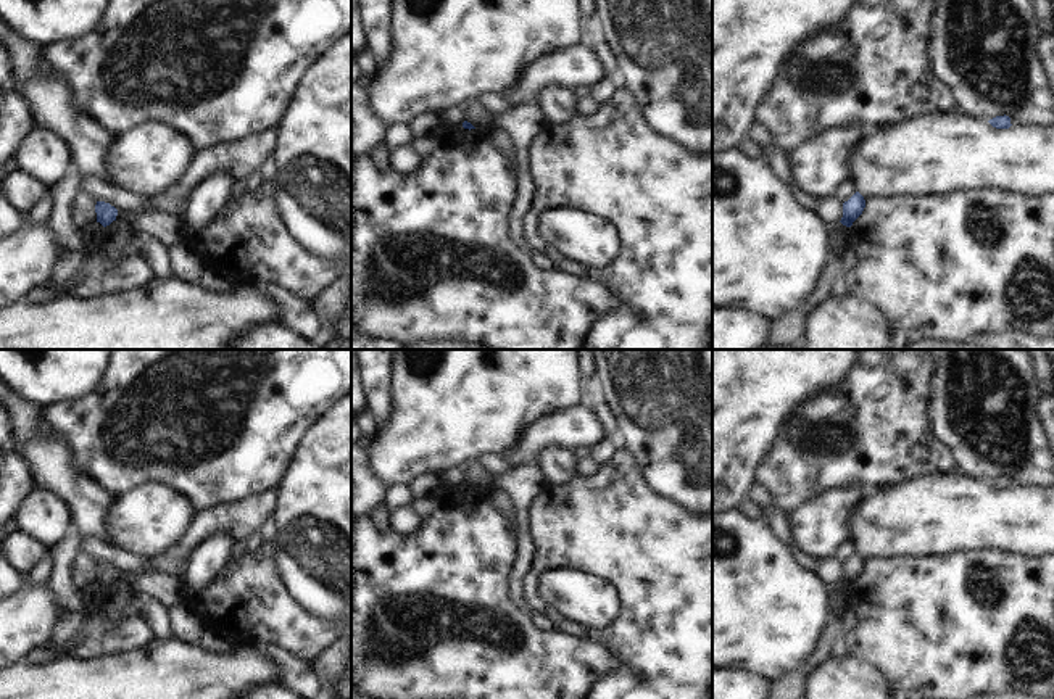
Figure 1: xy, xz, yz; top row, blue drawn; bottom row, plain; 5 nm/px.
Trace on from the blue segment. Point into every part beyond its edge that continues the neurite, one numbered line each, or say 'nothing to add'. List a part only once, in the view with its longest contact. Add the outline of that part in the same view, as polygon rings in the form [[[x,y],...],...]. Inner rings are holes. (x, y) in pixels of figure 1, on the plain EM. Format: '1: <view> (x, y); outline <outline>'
nothing to add

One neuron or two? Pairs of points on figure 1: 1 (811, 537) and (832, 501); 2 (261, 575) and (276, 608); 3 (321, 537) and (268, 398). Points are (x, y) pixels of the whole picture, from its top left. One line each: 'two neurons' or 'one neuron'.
1: one neuron
2: one neuron
3: two neurons

